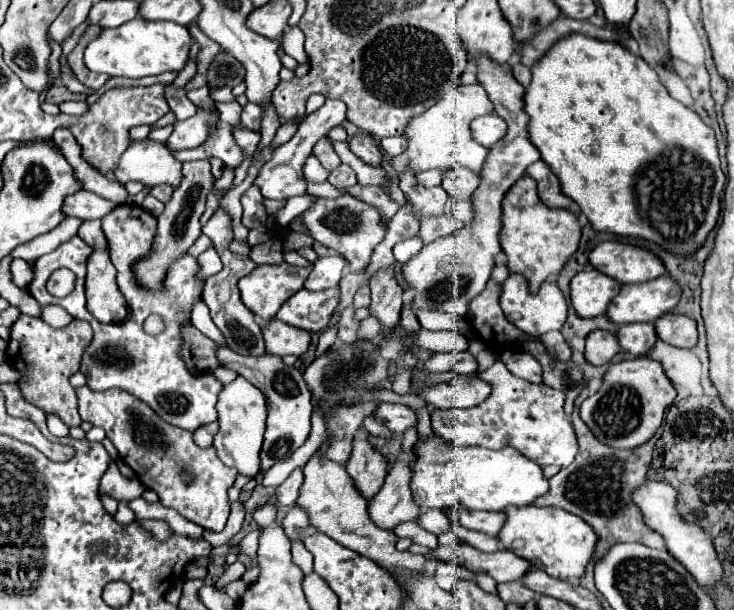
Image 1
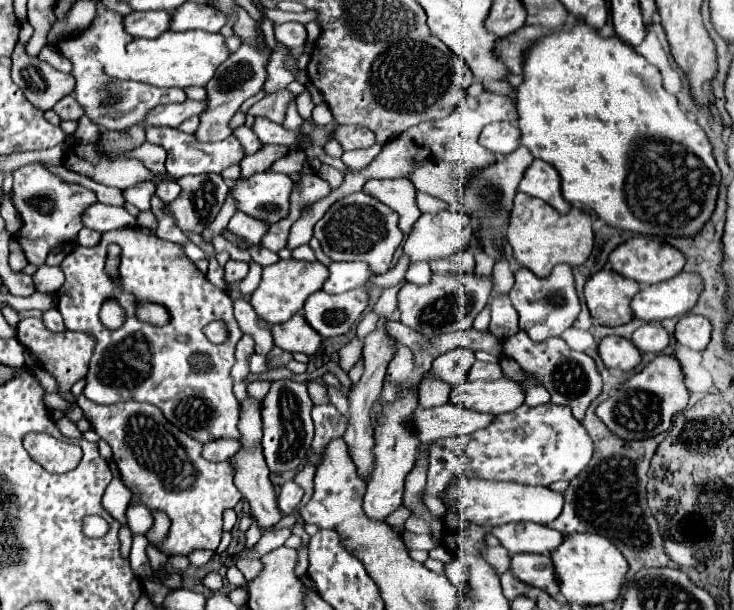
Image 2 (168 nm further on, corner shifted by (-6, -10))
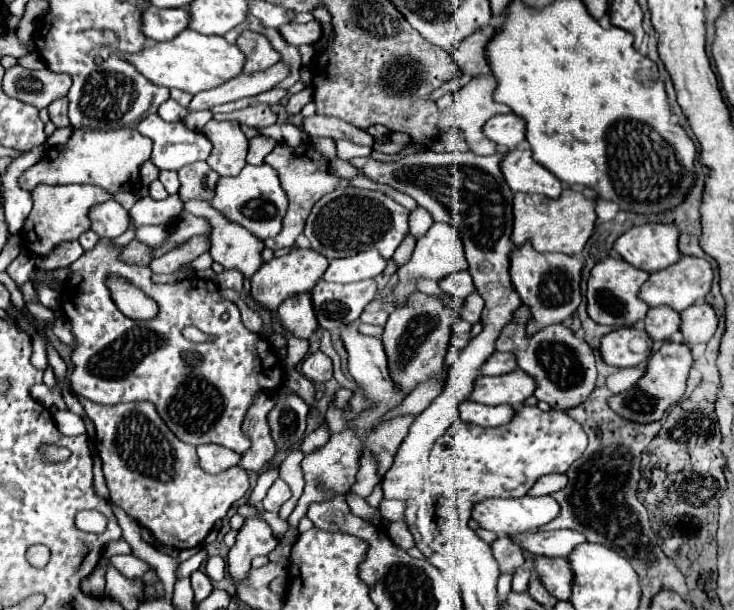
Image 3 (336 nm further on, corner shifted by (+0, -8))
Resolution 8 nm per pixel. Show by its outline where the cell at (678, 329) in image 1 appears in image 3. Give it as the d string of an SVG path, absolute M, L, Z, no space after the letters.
M708 302L694 304L682 312L680 332L684 334L684 342L698 344L708 342L718 326L718 316Z

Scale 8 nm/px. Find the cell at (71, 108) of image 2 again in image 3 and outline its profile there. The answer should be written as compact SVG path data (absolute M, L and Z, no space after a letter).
M66 98L52 102L52 104L48 106L48 114L50 114L50 120L54 122L56 128L70 126L70 122L68 122L68 100L66 100Z

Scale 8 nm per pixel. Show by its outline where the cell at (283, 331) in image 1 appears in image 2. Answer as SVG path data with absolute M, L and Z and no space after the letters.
M300 314L292 316L284 324L272 326L272 336L278 348L292 352L292 354L302 352L306 356L312 356L320 348L320 342L322 342L322 336L314 332Z

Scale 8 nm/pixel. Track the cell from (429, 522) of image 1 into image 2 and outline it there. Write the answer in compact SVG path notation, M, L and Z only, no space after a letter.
M410 516L410 518L406 520L404 528L410 530L410 532L416 532L416 534L430 534L430 532L432 532L432 530L430 530L430 524L428 524L426 520L414 518L414 516Z

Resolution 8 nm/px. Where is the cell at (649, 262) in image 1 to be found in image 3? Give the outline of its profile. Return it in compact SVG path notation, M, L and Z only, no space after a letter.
M642 224L624 232L614 250L632 266L656 272L678 262L678 236L680 230L674 224Z

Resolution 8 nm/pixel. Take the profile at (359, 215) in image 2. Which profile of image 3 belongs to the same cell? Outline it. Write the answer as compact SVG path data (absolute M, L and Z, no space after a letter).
M356 186L336 188L324 194L312 208L304 234L312 248L328 260L354 256L362 250L376 248L386 260L392 258L394 250L402 244L408 234L408 210L394 202L390 196L378 190L364 190Z

